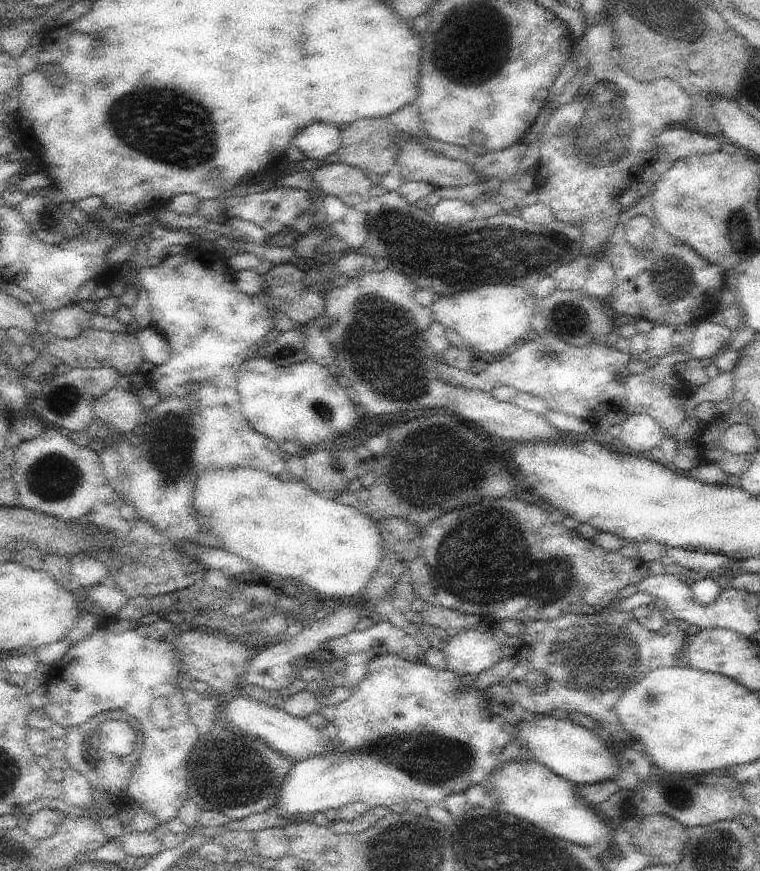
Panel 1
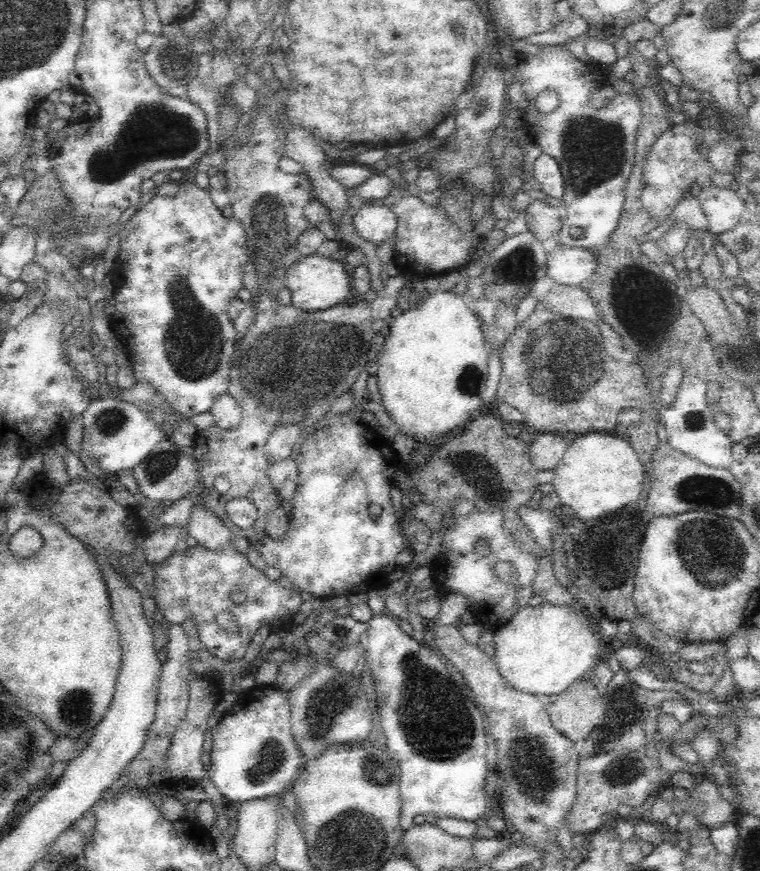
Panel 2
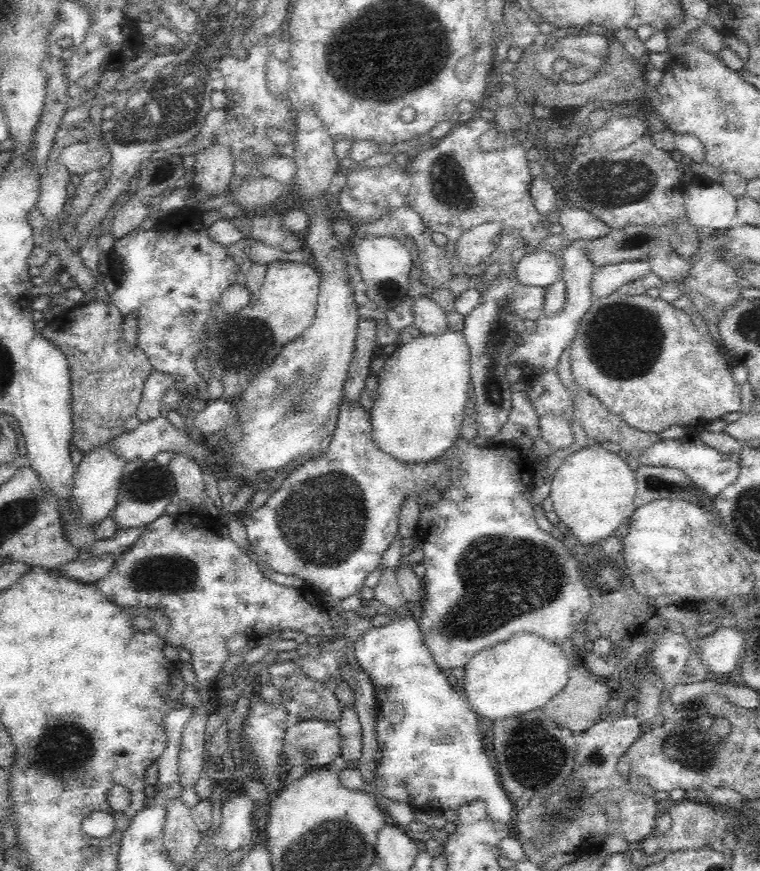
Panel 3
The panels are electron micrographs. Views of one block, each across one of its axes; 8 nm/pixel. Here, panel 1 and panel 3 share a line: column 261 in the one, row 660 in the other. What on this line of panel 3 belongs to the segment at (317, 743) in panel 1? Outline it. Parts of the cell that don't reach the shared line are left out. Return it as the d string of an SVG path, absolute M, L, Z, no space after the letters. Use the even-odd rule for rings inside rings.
M718 628L712 636L702 638L698 644L700 658L710 672L730 674L732 670L738 670L744 648L744 634L740 630Z

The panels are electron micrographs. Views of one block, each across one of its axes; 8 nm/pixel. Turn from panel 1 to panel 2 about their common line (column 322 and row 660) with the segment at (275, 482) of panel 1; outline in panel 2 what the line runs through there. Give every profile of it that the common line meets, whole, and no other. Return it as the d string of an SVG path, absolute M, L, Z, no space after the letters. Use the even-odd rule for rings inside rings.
M522 606L516 614L498 628L492 630L496 646L496 666L504 682L522 692L534 696L554 696L570 690L586 670L592 670L600 660L600 630L596 622L588 620L588 614L570 606Z

